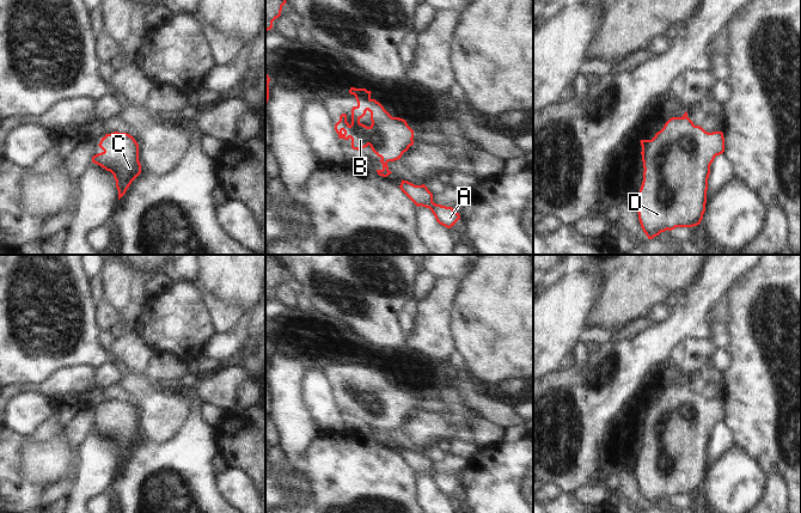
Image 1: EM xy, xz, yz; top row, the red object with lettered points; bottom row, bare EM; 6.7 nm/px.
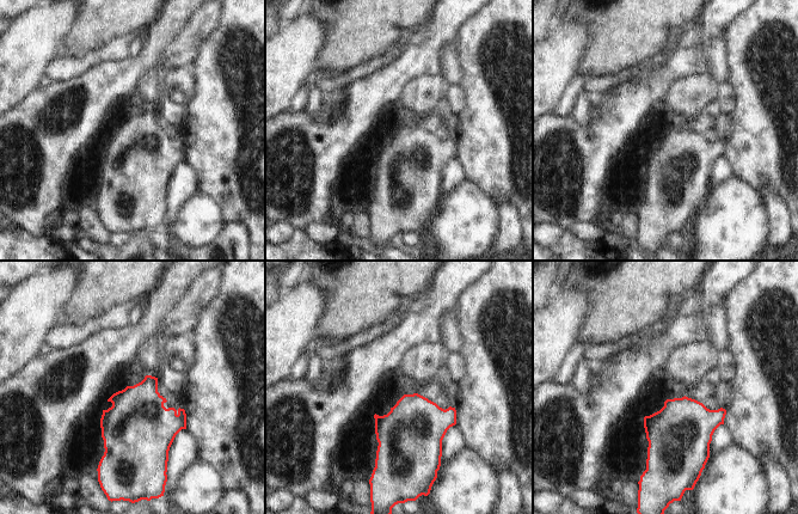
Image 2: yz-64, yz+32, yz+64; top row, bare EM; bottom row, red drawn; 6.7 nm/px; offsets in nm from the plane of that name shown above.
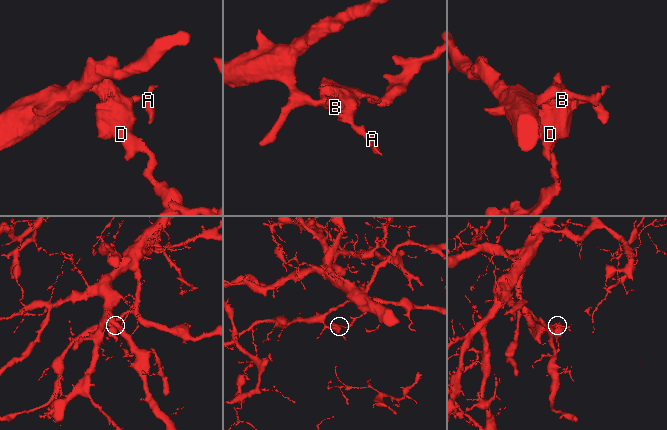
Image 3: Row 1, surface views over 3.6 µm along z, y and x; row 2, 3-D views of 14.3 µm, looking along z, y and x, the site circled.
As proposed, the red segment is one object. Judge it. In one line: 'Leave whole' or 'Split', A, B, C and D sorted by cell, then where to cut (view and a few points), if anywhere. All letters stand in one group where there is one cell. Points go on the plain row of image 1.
Leave whole. Groups: A B C D. No split.

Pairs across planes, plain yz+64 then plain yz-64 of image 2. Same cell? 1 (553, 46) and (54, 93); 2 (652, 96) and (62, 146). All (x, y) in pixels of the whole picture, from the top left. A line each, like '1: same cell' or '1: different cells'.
1: different cells
2: same cell

